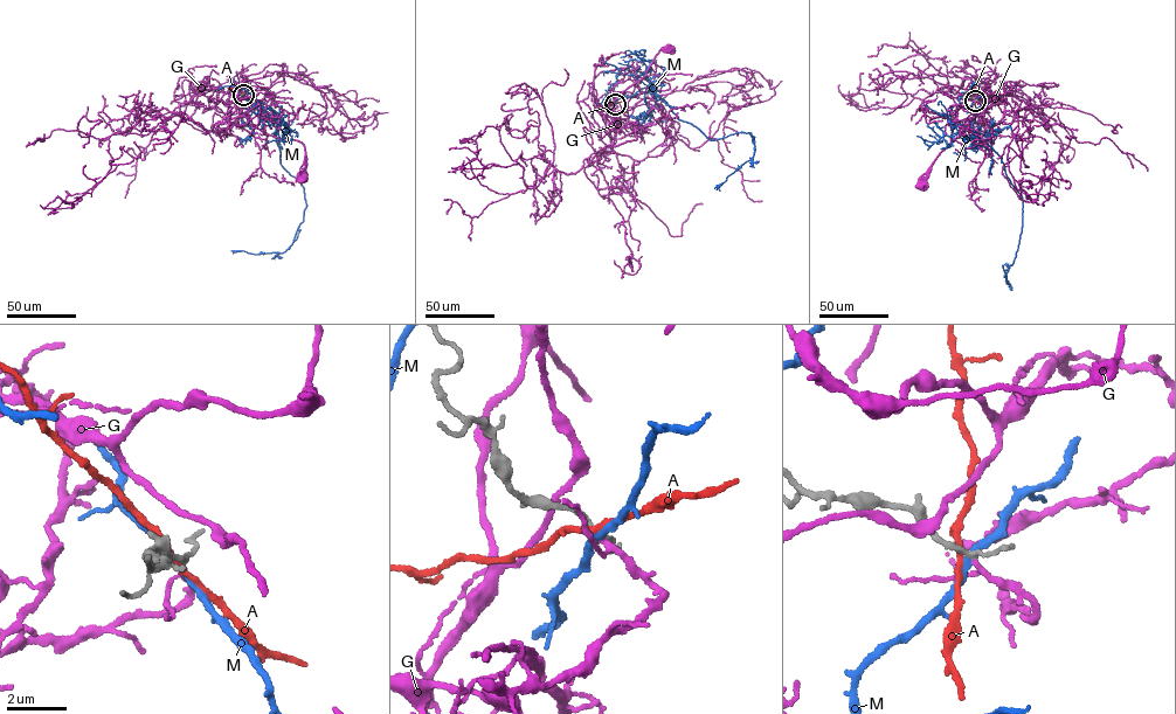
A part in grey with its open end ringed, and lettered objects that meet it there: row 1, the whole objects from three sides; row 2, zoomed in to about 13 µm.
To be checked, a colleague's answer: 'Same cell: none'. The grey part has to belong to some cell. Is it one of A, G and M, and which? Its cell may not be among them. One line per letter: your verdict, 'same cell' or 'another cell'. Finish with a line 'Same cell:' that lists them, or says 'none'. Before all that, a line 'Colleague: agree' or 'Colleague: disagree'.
Colleague: disagree
A: another cell
G: same cell
M: another cell
Same cell: G

